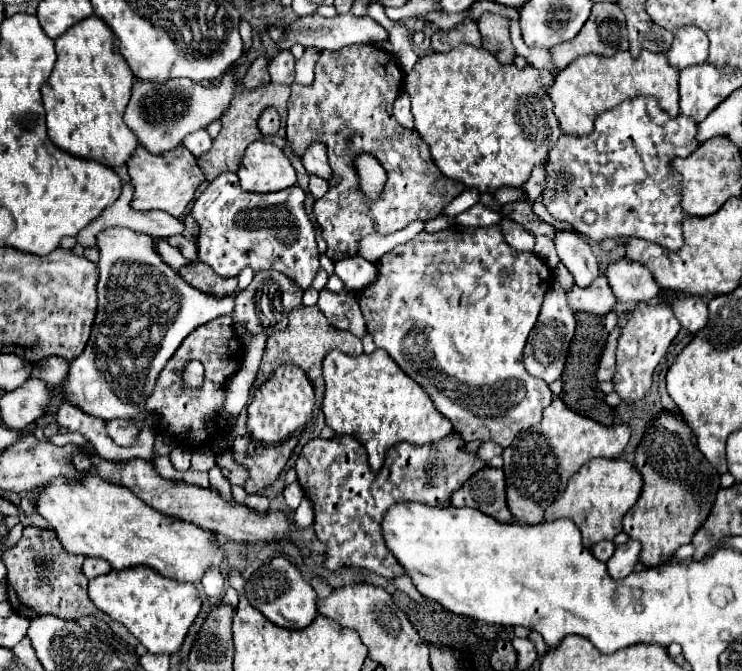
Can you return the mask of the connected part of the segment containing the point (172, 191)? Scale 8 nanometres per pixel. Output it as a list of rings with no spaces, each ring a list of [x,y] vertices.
[[[138,143],[138,147],[132,151],[130,159],[126,161],[126,167],[128,167],[130,183],[134,189],[134,197],[130,201],[130,207],[134,211],[160,209],[160,211],[166,211],[174,217],[182,217],[186,207],[194,199],[196,187],[204,181],[204,175],[198,167],[196,157],[192,153],[188,153],[184,145],[174,147],[174,149],[166,151],[164,155],[154,155]]]

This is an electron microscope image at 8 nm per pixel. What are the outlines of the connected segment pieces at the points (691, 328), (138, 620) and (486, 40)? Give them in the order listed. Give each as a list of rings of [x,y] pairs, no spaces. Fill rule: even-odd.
[[[688,295],[684,299],[678,299],[672,309],[676,319],[688,333],[698,333],[708,323],[708,305],[702,297]]]
[[[134,565],[122,571],[110,571],[106,575],[88,581],[90,601],[114,621],[122,623],[150,653],[172,655],[180,649],[190,625],[202,609],[202,601],[194,583],[180,583],[160,575],[148,565]]]
[[[484,13],[478,21],[478,29],[482,33],[482,47],[488,49],[500,63],[512,63],[514,47],[510,41],[510,23],[502,15]]]

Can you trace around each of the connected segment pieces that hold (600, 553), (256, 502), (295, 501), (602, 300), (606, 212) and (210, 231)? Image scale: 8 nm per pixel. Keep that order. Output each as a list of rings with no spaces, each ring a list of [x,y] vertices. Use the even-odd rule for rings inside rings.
[[[600,541],[600,543],[596,543],[592,547],[592,553],[594,553],[596,559],[600,559],[600,561],[606,563],[612,557],[612,553],[614,553],[614,543],[612,541]]]
[[[248,495],[244,505],[252,511],[256,511],[258,515],[264,515],[264,511],[268,511],[268,499],[264,495]]]
[[[296,481],[292,485],[286,485],[284,499],[286,499],[286,503],[288,503],[290,509],[296,509],[300,505],[300,501],[302,501],[302,489],[300,489],[300,485]]]
[[[598,277],[588,291],[574,285],[574,289],[568,293],[568,305],[572,305],[572,311],[588,311],[596,315],[606,315],[614,309],[616,297],[604,277]]]
[[[632,97],[622,101],[618,107],[604,111],[594,121],[594,131],[590,135],[568,135],[562,133],[554,147],[548,151],[546,159],[546,181],[542,189],[542,205],[552,215],[554,221],[570,223],[578,233],[590,237],[592,241],[604,241],[610,237],[638,237],[666,247],[668,251],[678,251],[684,243],[682,221],[686,213],[680,205],[682,201],[682,175],[674,171],[672,159],[690,157],[698,149],[696,141],[698,123],[686,115],[668,117],[660,109],[654,97]],[[584,213],[596,213],[594,223],[584,221]]]
[[[222,173],[214,181],[208,183],[204,193],[194,199],[190,215],[200,225],[198,233],[198,259],[208,263],[218,275],[236,277],[244,267],[250,267],[254,273],[276,269],[284,273],[298,289],[310,289],[320,263],[318,263],[318,247],[316,247],[316,231],[304,209],[306,193],[294,185],[284,191],[276,191],[274,195],[252,195],[248,191],[240,191],[236,173]]]

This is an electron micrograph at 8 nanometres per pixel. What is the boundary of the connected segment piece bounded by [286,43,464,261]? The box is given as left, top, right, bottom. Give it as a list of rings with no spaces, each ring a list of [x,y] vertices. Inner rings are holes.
[[[360,43],[360,45],[350,45],[340,51],[322,51],[320,59],[316,61],[316,77],[312,85],[292,85],[292,95],[288,99],[288,123],[286,123],[286,139],[290,141],[294,155],[302,157],[308,145],[312,143],[322,143],[326,145],[328,151],[328,163],[332,167],[332,179],[328,181],[330,189],[328,193],[314,203],[314,217],[322,229],[322,235],[328,243],[328,257],[332,261],[340,261],[346,257],[354,257],[358,251],[358,243],[364,235],[368,233],[396,233],[404,229],[412,221],[428,221],[440,215],[440,211],[456,199],[462,191],[464,185],[460,181],[454,181],[446,177],[436,165],[430,155],[428,143],[418,135],[402,127],[394,113],[392,105],[398,93],[402,91],[402,79],[404,73],[400,69],[400,63],[396,57],[372,43]],[[360,153],[370,153],[380,161],[384,167],[388,179],[384,185],[382,195],[376,201],[366,201],[364,195],[360,193],[358,185],[358,173],[354,167],[354,159]]]

